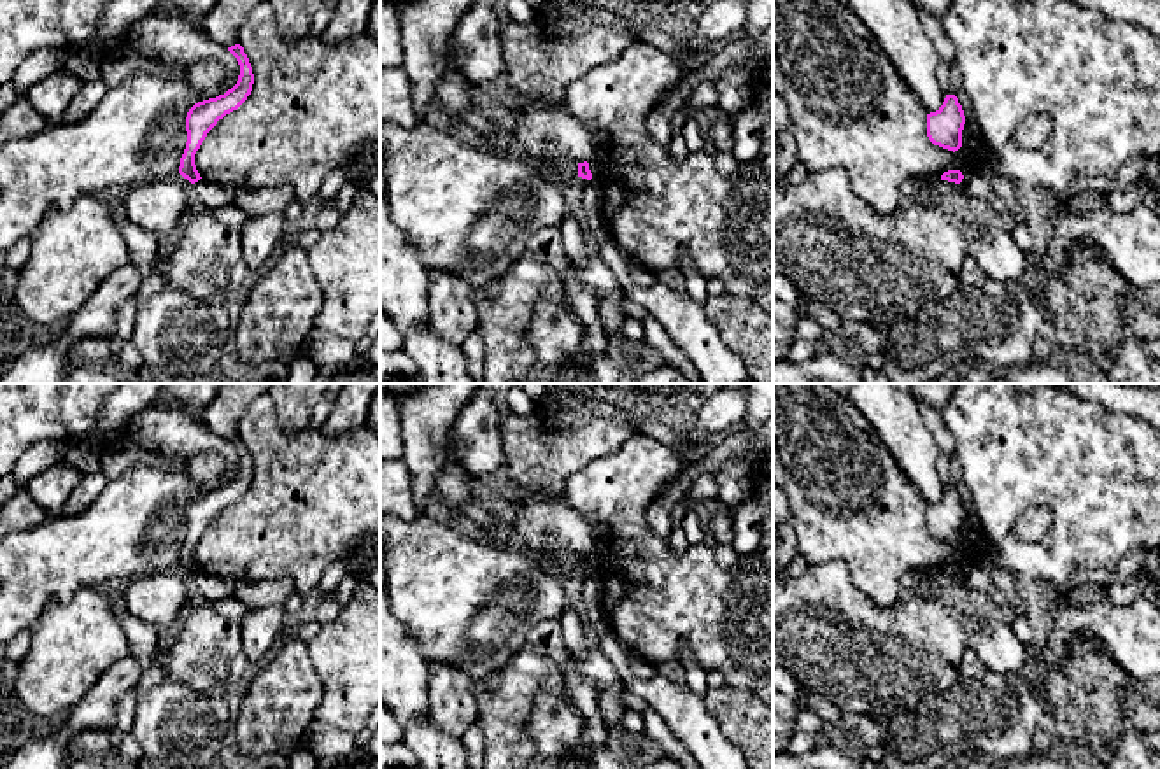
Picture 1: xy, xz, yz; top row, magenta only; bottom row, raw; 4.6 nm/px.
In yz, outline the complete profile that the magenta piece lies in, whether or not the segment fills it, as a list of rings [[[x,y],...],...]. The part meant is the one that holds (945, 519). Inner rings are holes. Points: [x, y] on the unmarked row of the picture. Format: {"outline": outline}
{"outline": [[[946,487],[943,497],[927,506],[927,529],[934,538],[948,543],[958,543],[962,540],[962,522],[965,508],[958,490]]]}

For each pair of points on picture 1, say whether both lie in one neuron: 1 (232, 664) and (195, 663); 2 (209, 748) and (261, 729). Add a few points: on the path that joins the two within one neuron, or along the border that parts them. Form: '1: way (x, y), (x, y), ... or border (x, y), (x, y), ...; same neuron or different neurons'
1: way (223, 663), (204, 663); same neuron
2: border (233, 720), (228, 748); different neurons

